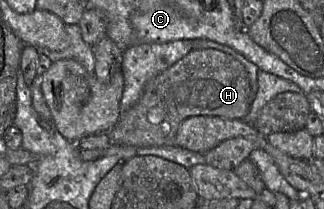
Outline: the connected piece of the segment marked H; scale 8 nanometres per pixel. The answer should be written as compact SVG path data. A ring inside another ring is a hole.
M194 50L154 76L137 103L121 113L117 123L107 133L113 144L135 148L175 146L178 128L189 117L245 119L252 104L250 91L249 77L242 63L219 50Z

